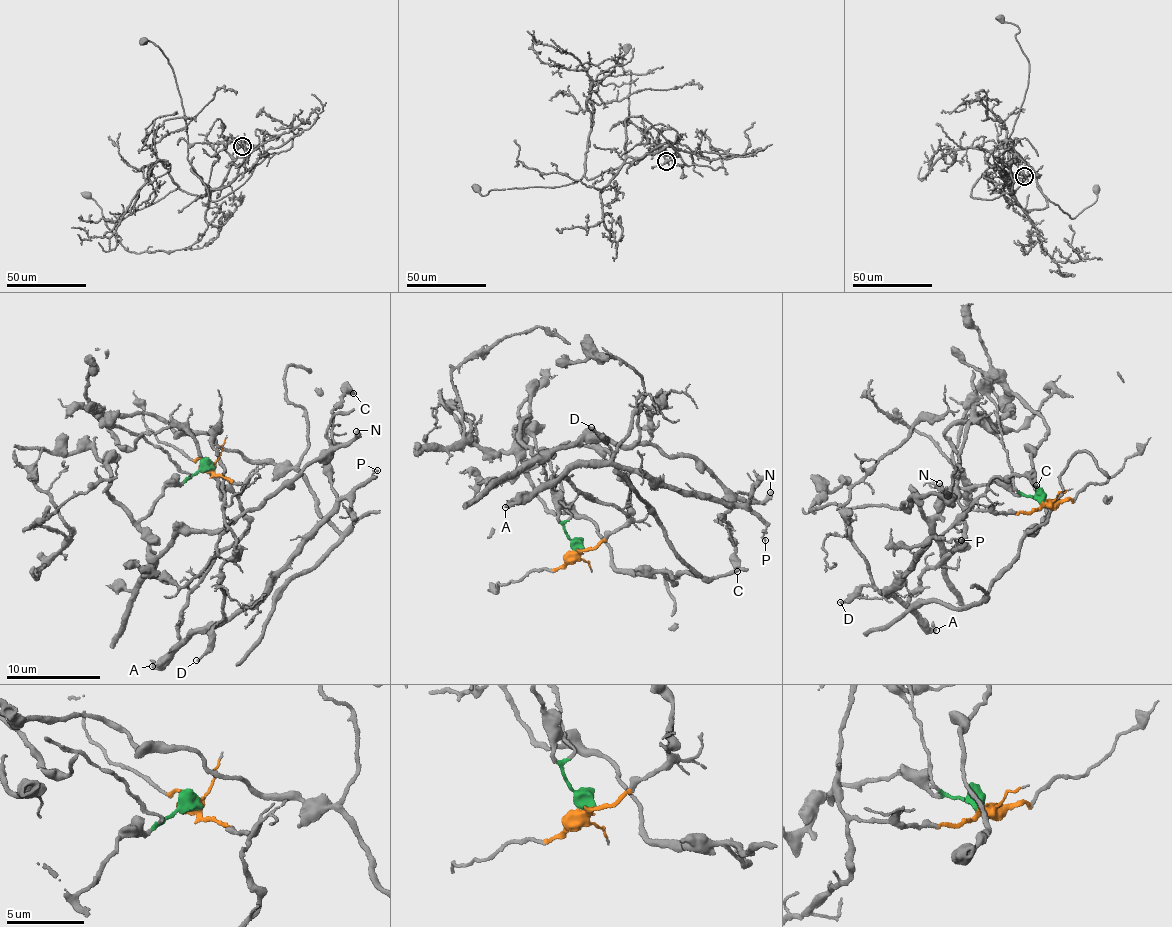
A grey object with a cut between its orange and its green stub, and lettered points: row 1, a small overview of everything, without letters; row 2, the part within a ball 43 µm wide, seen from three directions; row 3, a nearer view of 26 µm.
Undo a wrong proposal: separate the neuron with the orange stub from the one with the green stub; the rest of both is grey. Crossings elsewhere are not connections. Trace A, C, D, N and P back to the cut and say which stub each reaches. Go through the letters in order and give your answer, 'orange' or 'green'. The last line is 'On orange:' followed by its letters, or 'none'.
A: orange
C: orange
D: orange
N: green
P: orange
On orange: A, C, D, P

